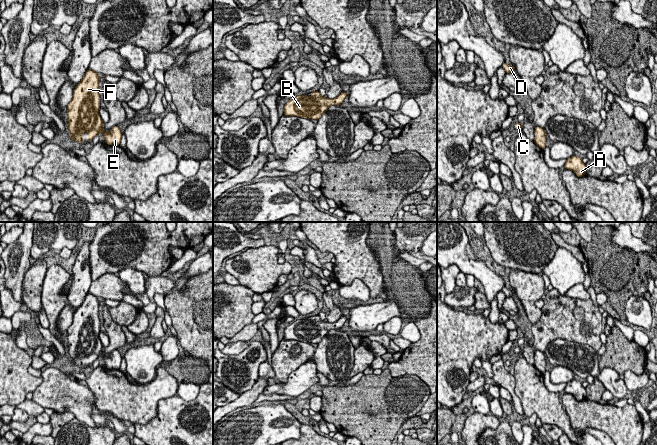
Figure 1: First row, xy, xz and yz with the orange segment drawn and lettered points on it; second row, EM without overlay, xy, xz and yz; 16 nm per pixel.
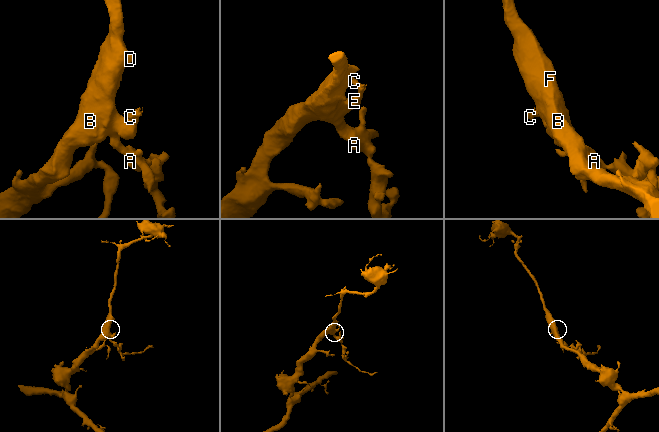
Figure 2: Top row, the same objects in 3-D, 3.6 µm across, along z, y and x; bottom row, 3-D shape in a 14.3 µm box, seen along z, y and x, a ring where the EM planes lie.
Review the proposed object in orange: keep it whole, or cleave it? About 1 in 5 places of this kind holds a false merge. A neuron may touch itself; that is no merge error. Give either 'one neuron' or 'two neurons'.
one neuron

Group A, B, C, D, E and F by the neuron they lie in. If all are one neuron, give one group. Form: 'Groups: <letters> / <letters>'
Groups: A B C D E F

